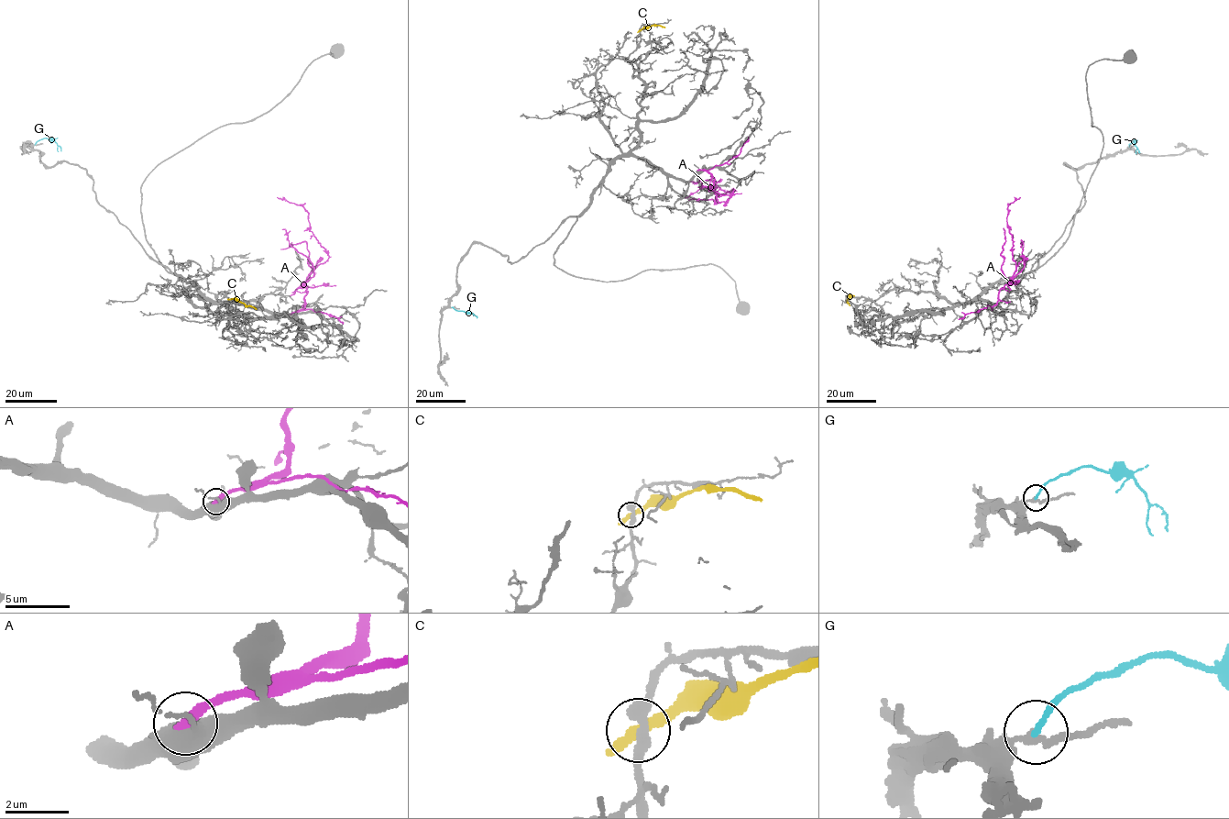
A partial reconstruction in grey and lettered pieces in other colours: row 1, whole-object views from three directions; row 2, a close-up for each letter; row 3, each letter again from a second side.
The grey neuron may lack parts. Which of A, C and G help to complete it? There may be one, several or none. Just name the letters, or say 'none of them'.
none of them

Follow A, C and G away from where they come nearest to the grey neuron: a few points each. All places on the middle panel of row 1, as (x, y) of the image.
A: (698, 170), (711, 174), (712, 189), (718, 193), (735, 191), (725, 192), (710, 185), (685, 198)
C: (640, 30), (653, 25), (665, 27)
G: (452, 307), (468, 312), (477, 318)

